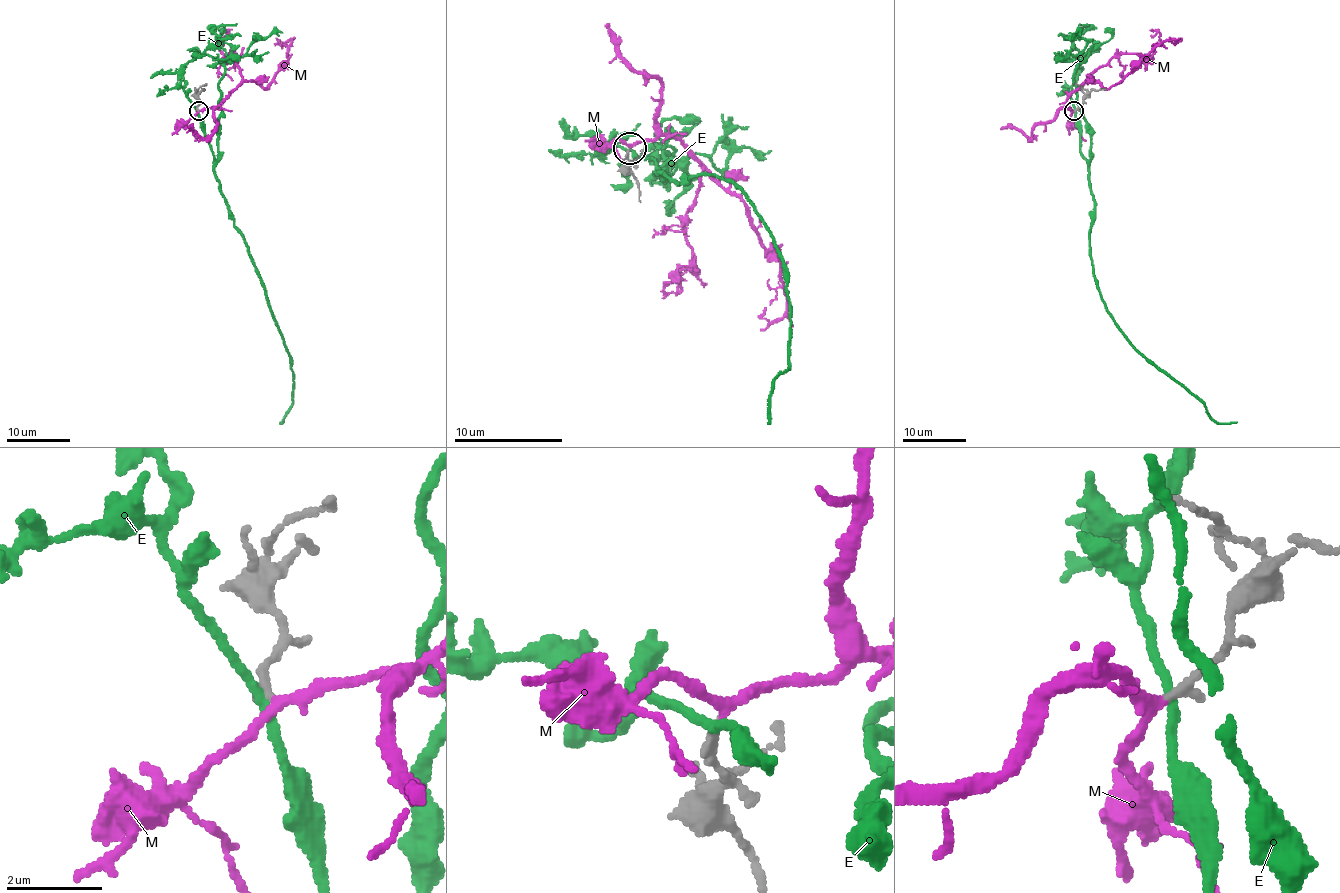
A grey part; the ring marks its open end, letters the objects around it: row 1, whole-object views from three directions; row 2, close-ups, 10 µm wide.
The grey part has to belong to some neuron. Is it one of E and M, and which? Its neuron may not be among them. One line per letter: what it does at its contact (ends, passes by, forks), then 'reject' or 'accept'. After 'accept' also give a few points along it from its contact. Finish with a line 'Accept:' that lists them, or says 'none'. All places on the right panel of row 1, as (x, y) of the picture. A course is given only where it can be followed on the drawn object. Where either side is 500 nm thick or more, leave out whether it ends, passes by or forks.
E: it passes by; reject
M: it passes by; accept; course (1073, 109), (1067, 106), (1067, 98), (1085, 82), (1097, 81), (1107, 89), (1163, 42), (1174, 44), (1168, 41)
Accept: M

